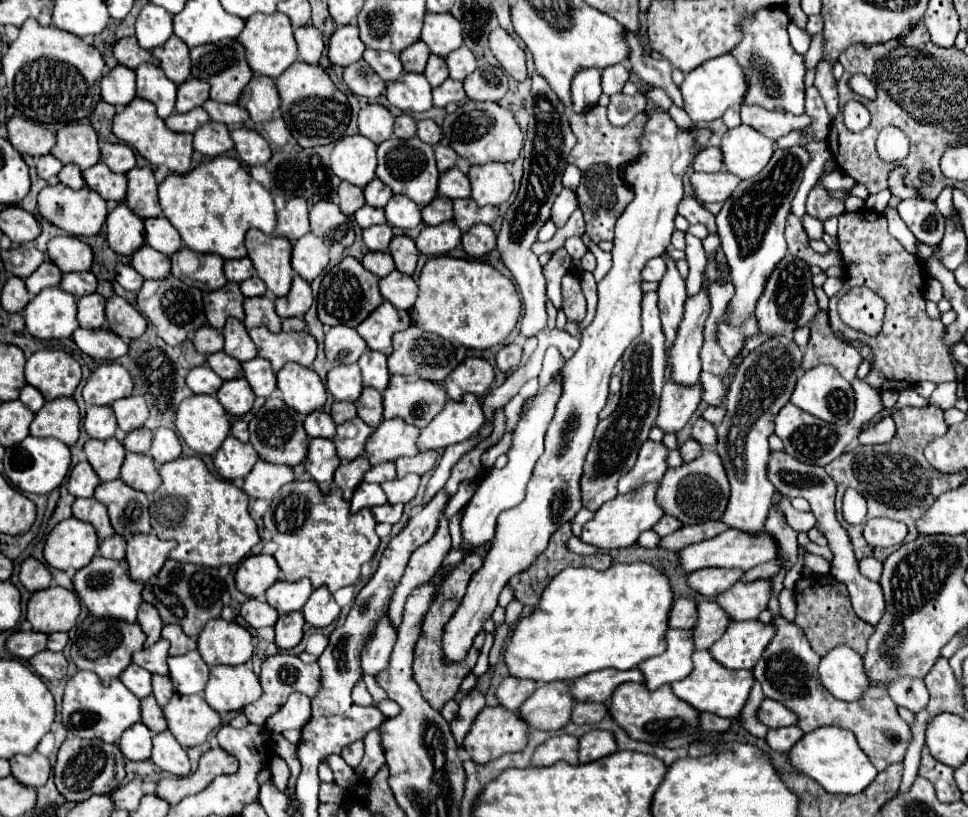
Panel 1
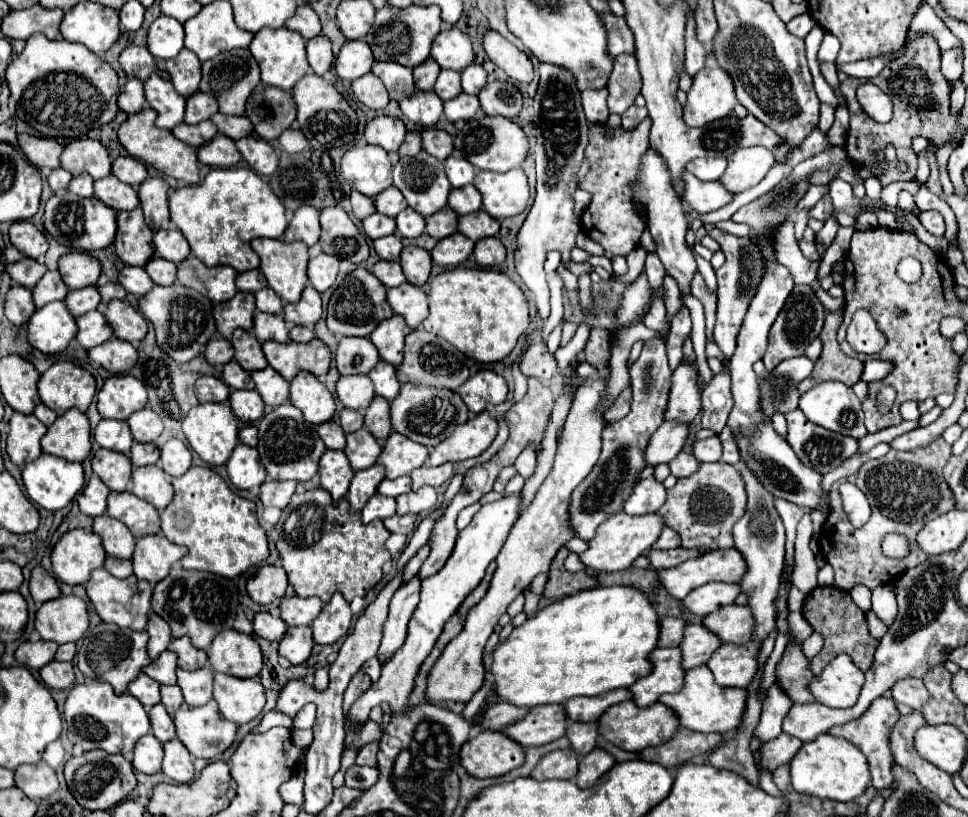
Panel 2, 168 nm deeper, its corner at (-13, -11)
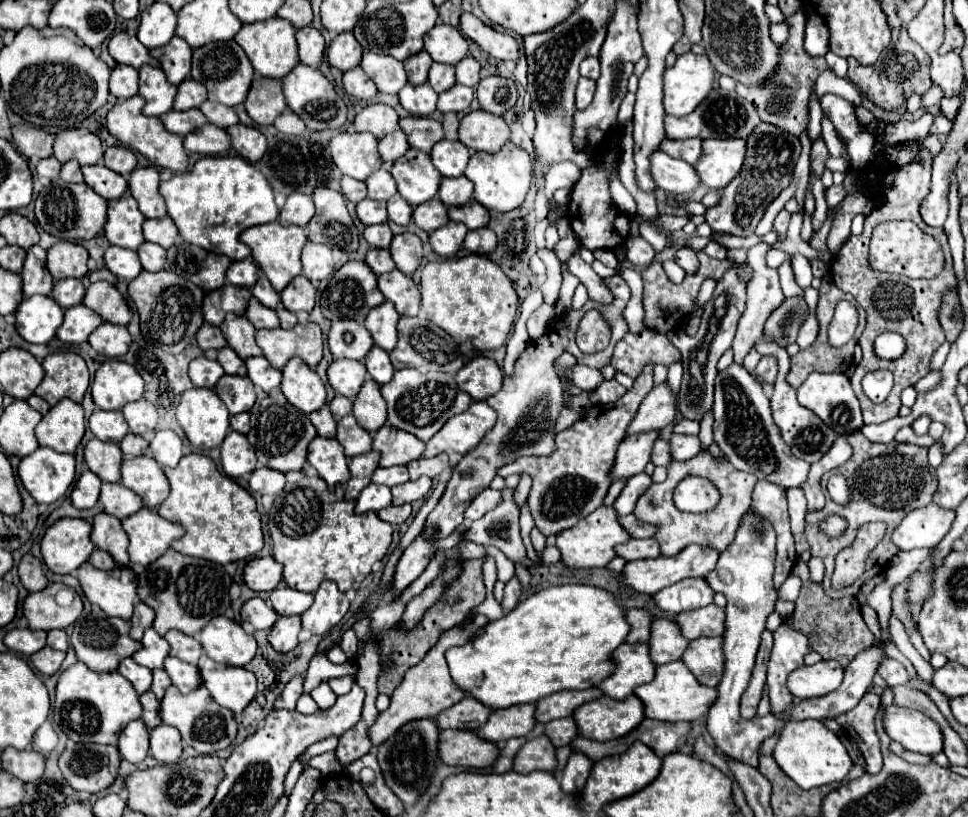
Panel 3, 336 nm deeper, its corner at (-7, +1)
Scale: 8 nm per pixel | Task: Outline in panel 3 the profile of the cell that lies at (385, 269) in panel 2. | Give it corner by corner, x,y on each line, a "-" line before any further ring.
371,247
369,253
367,253
367,259
365,263
373,269
375,275
381,275
381,273
389,273
395,269
395,263
391,259
391,253
387,249
377,249
377,247

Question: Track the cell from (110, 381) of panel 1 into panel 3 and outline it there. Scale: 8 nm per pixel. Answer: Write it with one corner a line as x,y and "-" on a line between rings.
109,359
97,369
91,395
99,409
123,407
129,401
141,399
143,387
145,383
133,365
119,359

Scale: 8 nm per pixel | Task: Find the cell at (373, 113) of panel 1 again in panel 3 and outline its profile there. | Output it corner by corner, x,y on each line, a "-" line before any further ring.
371,103
357,113
353,125
355,125
355,131
369,131
377,139
381,139
387,133
393,133
395,129
399,129
399,115
389,105

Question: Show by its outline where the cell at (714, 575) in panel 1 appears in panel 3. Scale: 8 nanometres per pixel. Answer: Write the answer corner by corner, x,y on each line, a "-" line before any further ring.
693,577
693,579
683,579
675,585
661,589
655,595
655,601
665,611
681,613
681,611
705,607
713,603
713,597
715,593
711,591
709,583
705,583
703,577

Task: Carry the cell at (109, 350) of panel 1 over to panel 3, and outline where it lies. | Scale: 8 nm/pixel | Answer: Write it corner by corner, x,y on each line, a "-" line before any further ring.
103,323
101,327
97,327
97,331
93,331
93,335
89,335
89,343
99,355
119,359
125,355
125,351
129,351
131,335
123,325

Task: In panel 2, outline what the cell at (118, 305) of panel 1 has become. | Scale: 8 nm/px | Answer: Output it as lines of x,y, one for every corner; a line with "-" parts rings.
111,299
107,303
103,315
105,315
105,321
111,323
115,337
119,337
123,341
137,345
147,333
145,317
139,311
135,311
127,301

